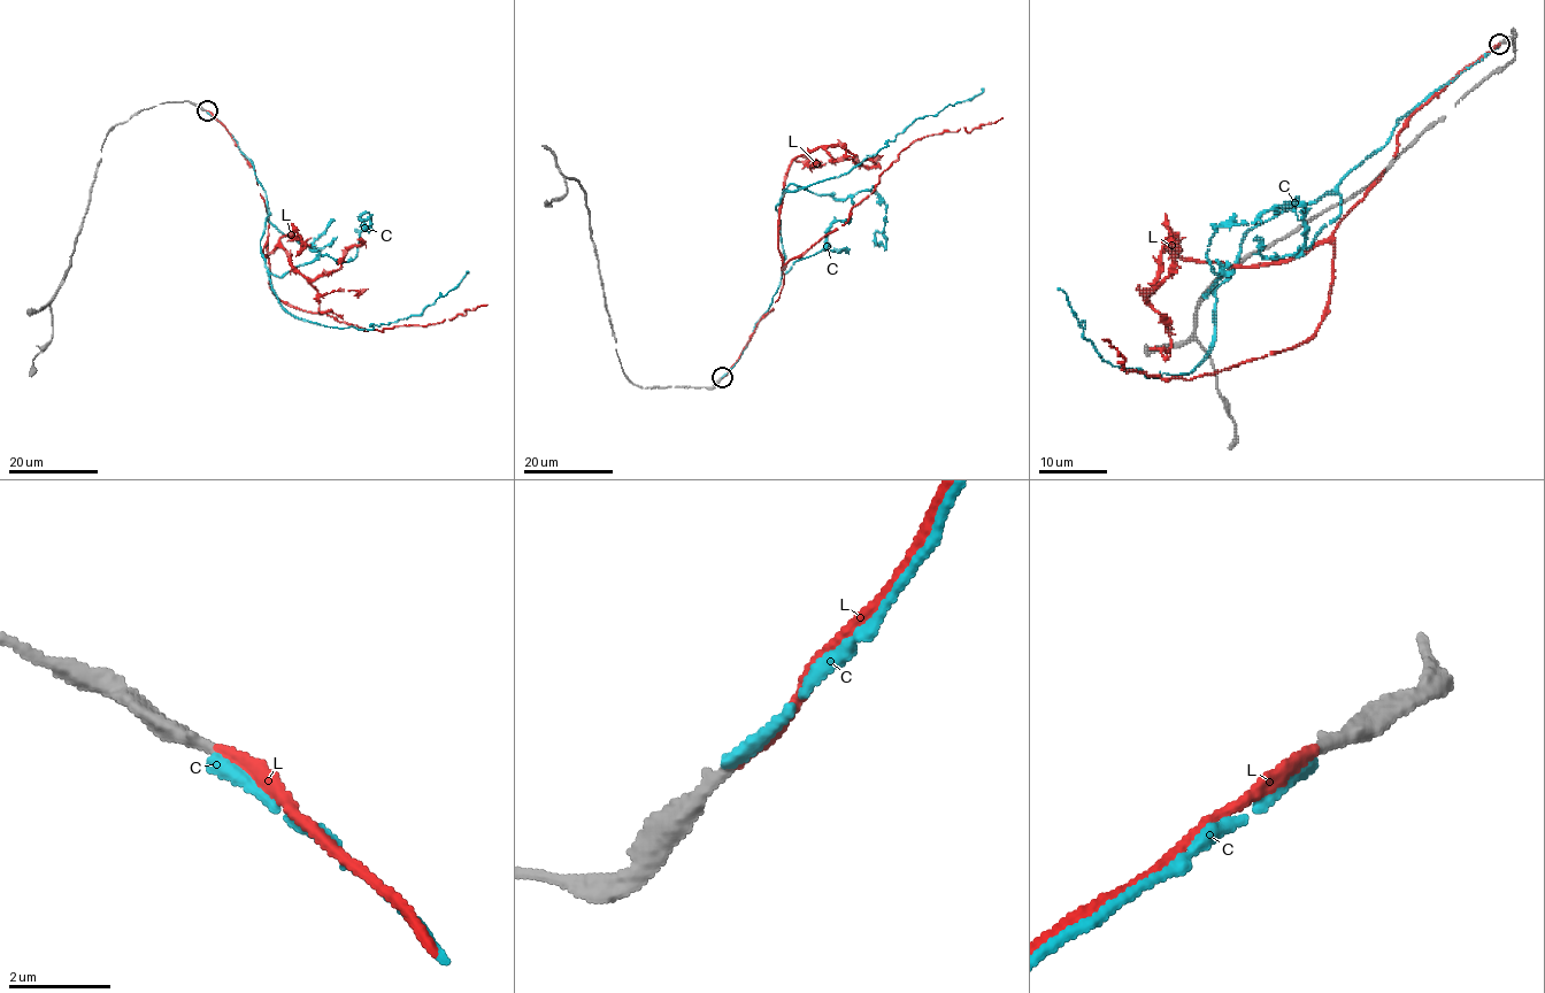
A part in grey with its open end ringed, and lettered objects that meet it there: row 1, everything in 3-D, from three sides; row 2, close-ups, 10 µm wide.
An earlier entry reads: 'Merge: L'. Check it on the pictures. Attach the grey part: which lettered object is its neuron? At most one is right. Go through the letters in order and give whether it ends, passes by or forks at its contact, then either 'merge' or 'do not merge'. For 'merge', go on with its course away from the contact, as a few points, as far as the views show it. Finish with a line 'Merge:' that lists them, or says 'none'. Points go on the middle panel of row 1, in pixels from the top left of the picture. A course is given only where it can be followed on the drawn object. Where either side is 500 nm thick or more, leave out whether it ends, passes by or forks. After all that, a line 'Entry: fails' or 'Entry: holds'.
C: it ends; do not merge
L: it ends; merge; course (721, 378), (778, 299), (782, 269), (847, 221), (901, 151), (925, 136), (963, 128), (970, 131), (1002, 117)
Merge: L
Entry: holds

